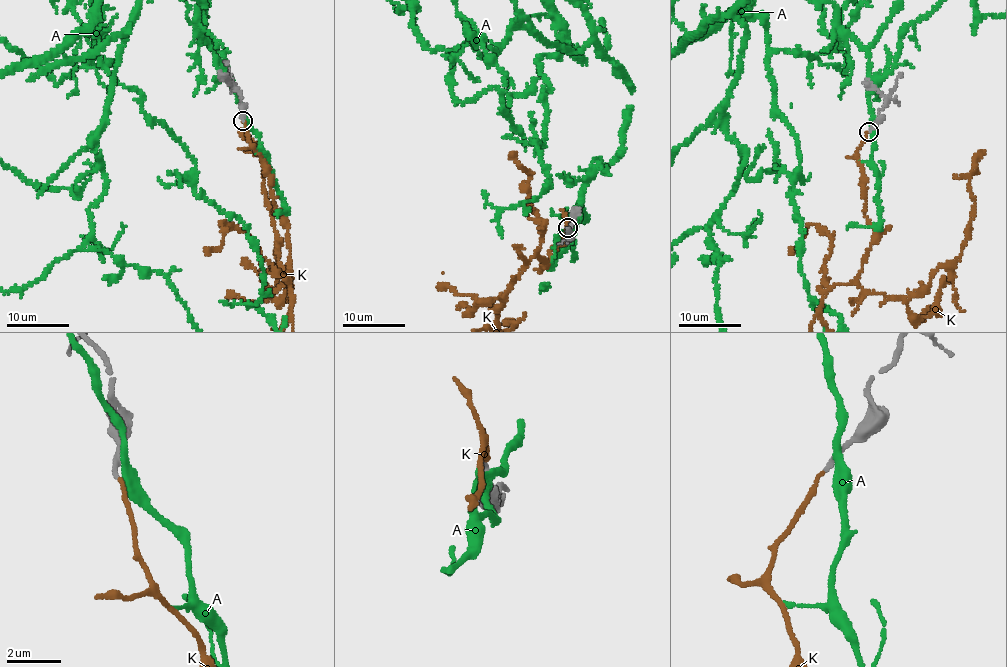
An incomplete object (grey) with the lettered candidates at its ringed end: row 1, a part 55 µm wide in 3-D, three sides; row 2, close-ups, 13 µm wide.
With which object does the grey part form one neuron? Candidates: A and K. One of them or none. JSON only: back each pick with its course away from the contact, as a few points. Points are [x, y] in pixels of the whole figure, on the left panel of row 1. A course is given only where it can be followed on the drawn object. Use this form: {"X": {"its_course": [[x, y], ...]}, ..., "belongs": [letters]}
{"belongs": ["K"]}

